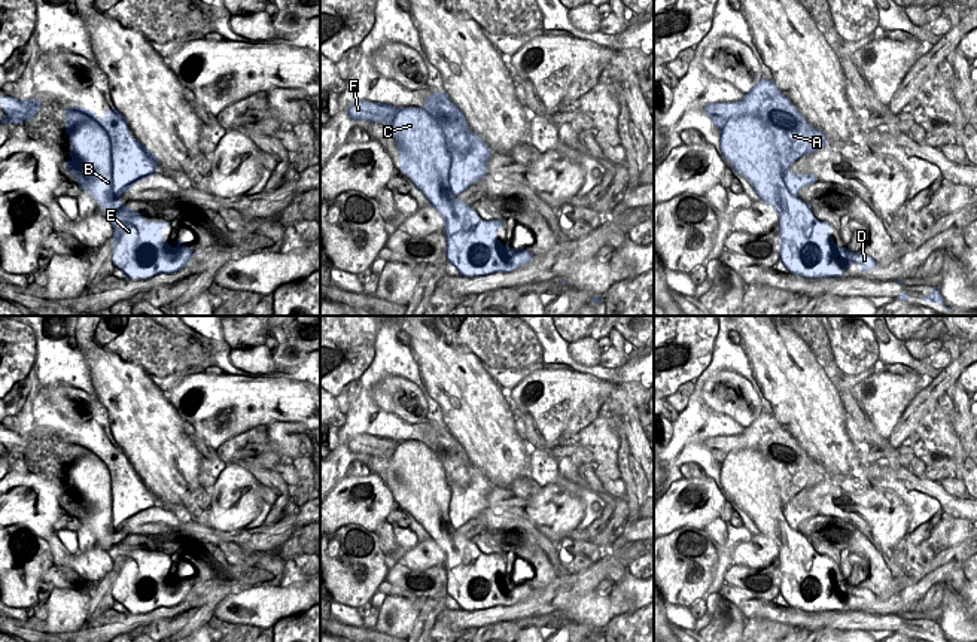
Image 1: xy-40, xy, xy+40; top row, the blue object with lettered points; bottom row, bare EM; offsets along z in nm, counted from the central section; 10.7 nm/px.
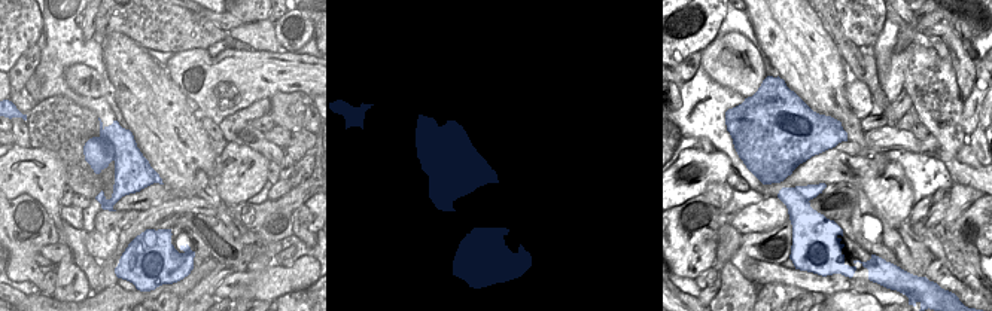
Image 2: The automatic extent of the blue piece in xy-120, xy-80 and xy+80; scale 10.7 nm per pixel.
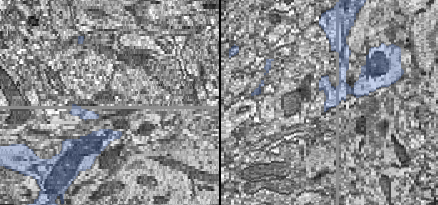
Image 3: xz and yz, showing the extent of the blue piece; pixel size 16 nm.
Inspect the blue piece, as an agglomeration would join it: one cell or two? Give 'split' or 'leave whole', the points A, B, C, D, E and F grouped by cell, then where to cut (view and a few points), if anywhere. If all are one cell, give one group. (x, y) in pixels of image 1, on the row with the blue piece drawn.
split; A B C F / D E; cut in xy+40 along (796, 195), (778, 212)

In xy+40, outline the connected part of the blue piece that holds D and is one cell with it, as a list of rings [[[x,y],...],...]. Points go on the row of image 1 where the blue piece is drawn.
[[[798,197],[777,214],[780,261],[789,273],[806,279],[844,277],[853,264],[861,265],[861,273],[877,267],[871,256],[838,247],[830,235],[834,226],[818,220]]]

